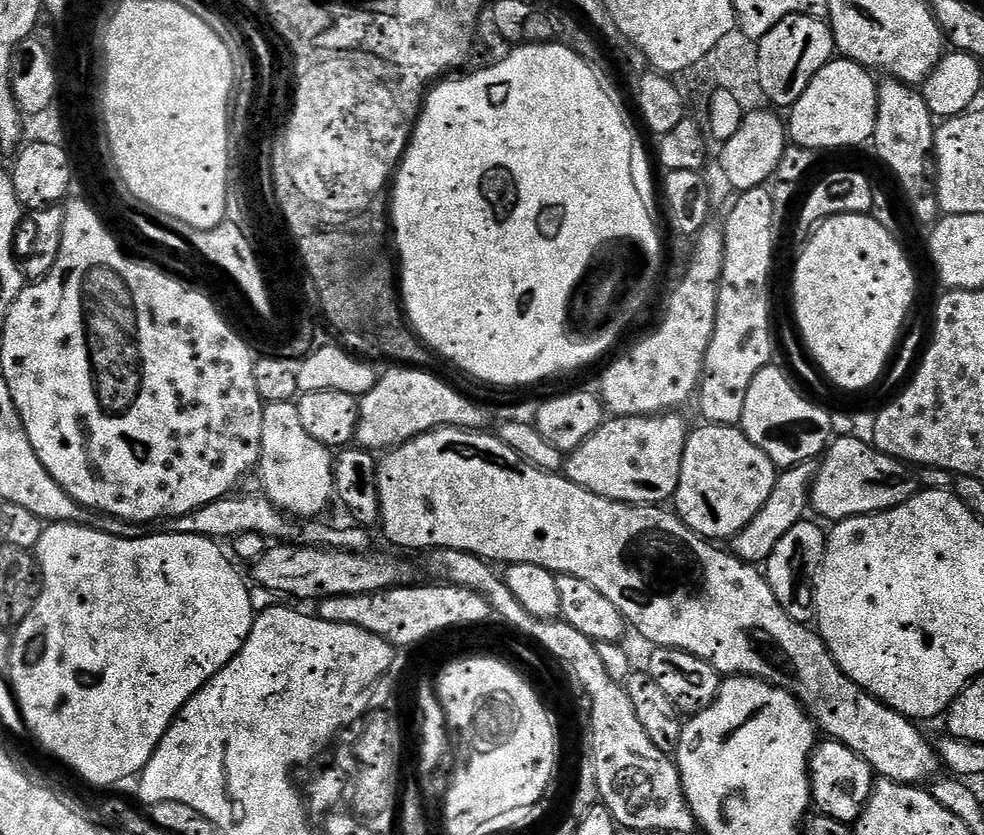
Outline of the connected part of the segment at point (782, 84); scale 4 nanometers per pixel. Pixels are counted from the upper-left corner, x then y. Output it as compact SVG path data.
M806 14L782 18L758 41L758 82L762 82L765 101L777 109L791 109L802 90L810 86L814 74L822 70L837 55L836 39L827 19Z

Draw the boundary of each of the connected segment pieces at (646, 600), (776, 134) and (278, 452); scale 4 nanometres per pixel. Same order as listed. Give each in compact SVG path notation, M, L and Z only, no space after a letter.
M436 428L432 432L427 432L426 434L422 434L421 436L415 436L413 440L407 440L404 444L399 444L397 448L391 449L379 461L380 465L380 477L378 478L378 491L380 492L380 524L382 525L382 529L384 528L384 536L386 539L389 540L392 544L397 544L400 548L424 548L423 550L431 550L434 548L449 548L450 550L458 550L459 552L469 552L470 554L474 554L478 558L482 558L483 560L487 560L489 562L497 562L496 560L501 560L501 565L507 566L510 564L521 564L522 562L530 562L530 566L542 566L546 570L550 570L551 572L557 573L561 576L573 576L574 578L582 578L582 582L590 582L590 586L594 586L594 590L598 590L602 593L605 598L610 598L610 602L614 602L614 606L618 606L618 610L620 613L624 615L624 619L628 621L629 625L634 629L636 628L636 632L640 636L645 636L646 639L652 643L652 646L656 648L677 648L678 650L682 650L683 652L689 652L690 654L694 654L698 658L702 658L706 662L710 662L710 666L714 666L717 672L723 674L725 677L730 676L755 676L757 680L764 680L768 684L774 685L776 688L785 688L786 691L793 696L793 698L803 706L805 712L808 713L809 716L812 717L817 729L821 733L824 732L826 735L825 737L831 738L837 744L844 744L850 750L854 750L858 753L858 755L864 759L864 761L872 767L873 773L877 777L886 779L886 780L893 780L894 782L898 782L899 784L910 784L913 786L924 786L927 785L929 782L937 779L941 775L942 772L942 765L940 762L940 753L934 747L934 744L931 744L930 741L927 740L926 737L923 736L922 733L919 732L917 725L913 723L913 721L909 720L908 717L903 716L902 714L898 714L891 708L890 706L886 706L880 700L875 700L872 695L870 695L866 690L862 690L855 682L848 677L848 675L843 672L838 666L838 662L834 662L834 658L830 654L830 650L824 645L824 640L820 637L819 631L813 630L807 624L799 624L798 622L794 622L790 618L790 614L786 614L786 610L782 610L782 606L778 602L778 598L774 598L774 590L770 590L770 586L768 585L768 578L767 575L759 567L750 565L745 562L745 560L739 560L737 556L735 556L731 551L725 550L723 552L723 547L717 546L715 543L709 542L704 539L704 537L700 536L696 532L691 532L687 526L685 526L684 521L680 519L679 516L676 515L675 511L669 510L667 512L667 507L664 506L653 506L650 504L620 504L617 500L607 500L606 498L602 498L598 494L594 494L589 488L583 488L582 486L578 486L575 484L574 481L569 480L567 476L563 474L557 474L555 472L543 472L540 468L535 468L532 464L528 464L521 458L518 454L514 454L514 450L510 450L510 446L506 446L500 440L499 435L493 434L491 436L491 431L488 430L473 430L471 428Z
M757 110L745 112L742 126L738 126L738 134L734 138L723 141L720 152L720 172L730 187L737 193L749 192L755 188L765 187L776 175L778 162L782 162L782 154L788 149L790 137L785 121L775 116L775 111Z
M278 402L267 405L262 418L262 454L258 465L260 480L264 483L263 495L268 497L274 507L292 518L316 518L319 512L324 512L328 508L328 503L334 500L334 463L333 453L322 442L314 442L310 434L306 434L306 429L302 427L301 420L298 419L298 410L295 403Z

